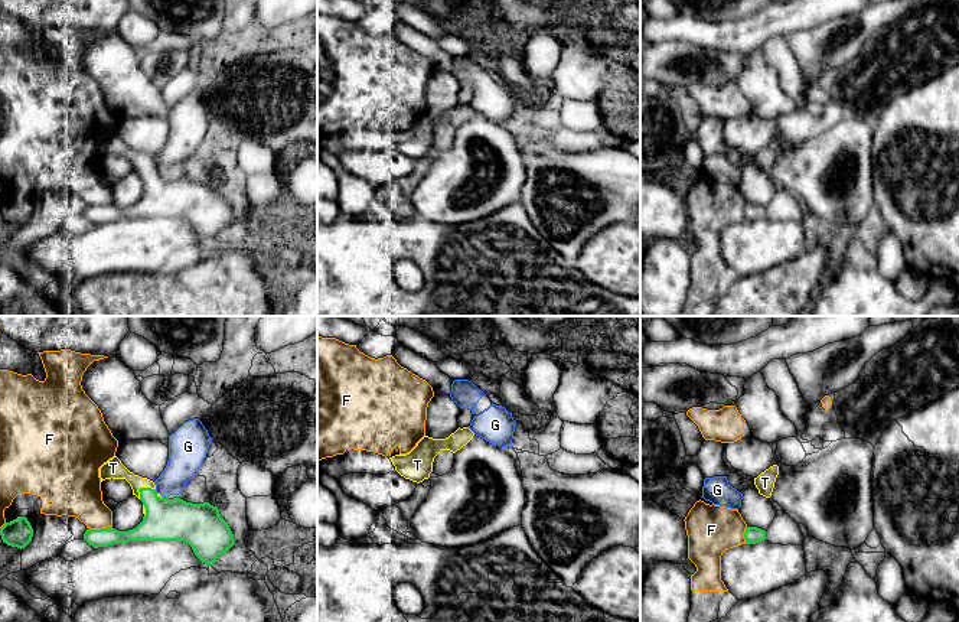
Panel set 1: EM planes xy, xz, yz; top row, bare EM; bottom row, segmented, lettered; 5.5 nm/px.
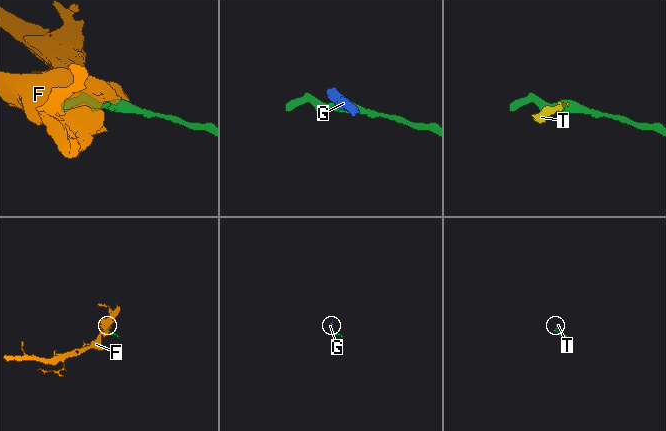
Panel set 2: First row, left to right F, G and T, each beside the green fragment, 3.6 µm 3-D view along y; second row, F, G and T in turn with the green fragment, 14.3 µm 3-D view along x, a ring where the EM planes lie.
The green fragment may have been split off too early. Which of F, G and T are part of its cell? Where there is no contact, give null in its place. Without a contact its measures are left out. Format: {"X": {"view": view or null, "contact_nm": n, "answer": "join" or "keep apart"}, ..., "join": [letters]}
{"F": {"view": "xy", "contact_nm": 140, "answer": "keep apart"}, "G": {"view": "xy", "contact_nm": 40, "answer": "keep apart"}, "T": {"view": "xy", "contact_nm": 110, "answer": "join"}, "join": ["T"]}

